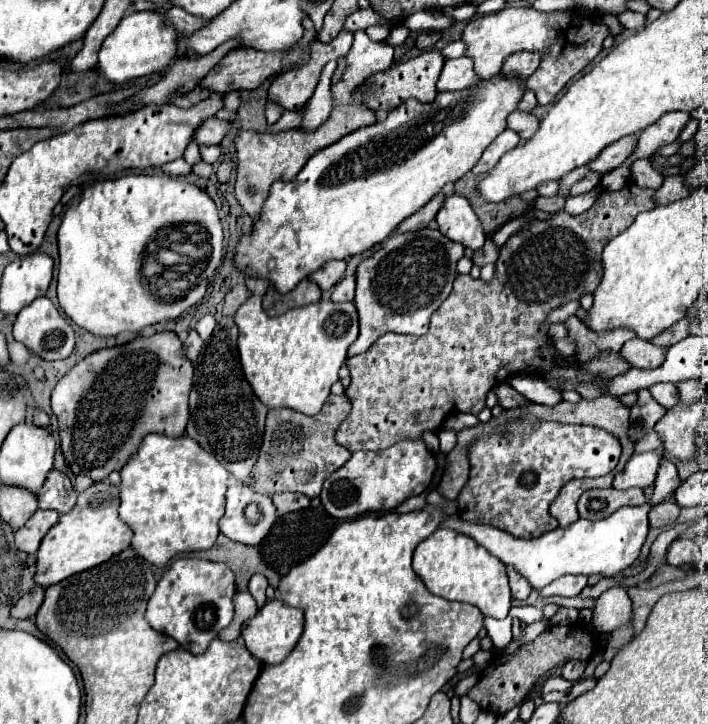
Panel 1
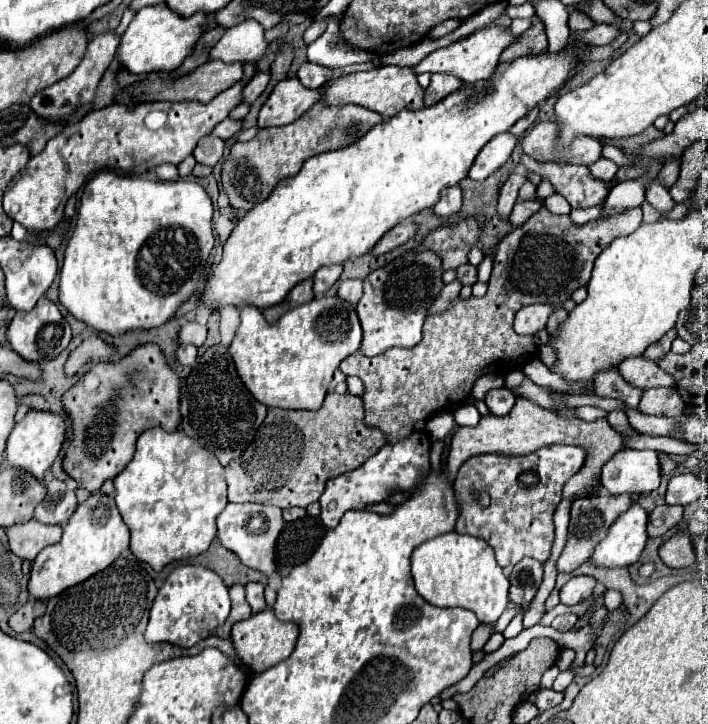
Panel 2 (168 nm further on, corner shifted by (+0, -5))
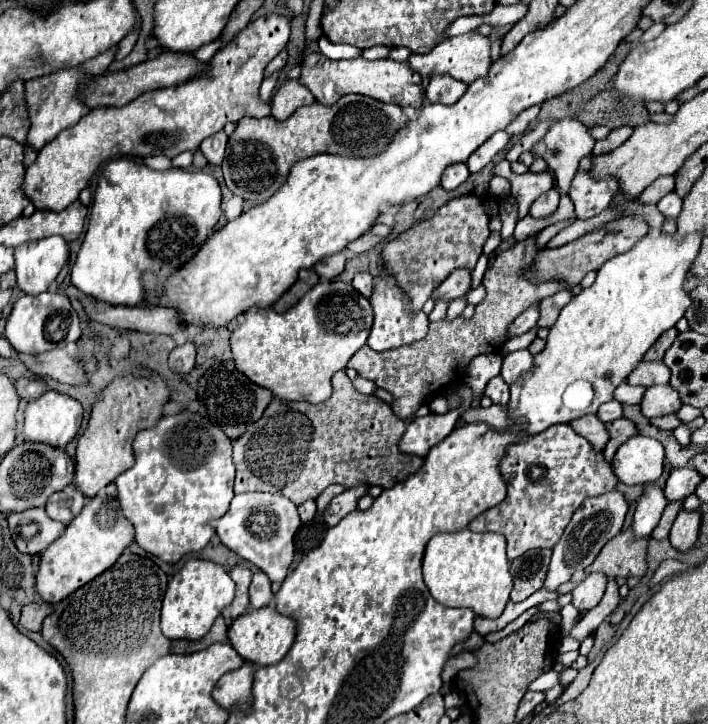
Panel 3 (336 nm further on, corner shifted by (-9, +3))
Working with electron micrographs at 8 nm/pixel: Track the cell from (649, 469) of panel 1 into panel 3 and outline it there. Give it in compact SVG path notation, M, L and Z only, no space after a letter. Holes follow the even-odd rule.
M640 434L628 438L612 458L612 470L624 484L652 484L660 478L662 468L664 446Z

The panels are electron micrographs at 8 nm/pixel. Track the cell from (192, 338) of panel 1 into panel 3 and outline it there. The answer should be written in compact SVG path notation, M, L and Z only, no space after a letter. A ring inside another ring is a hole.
M192 342L176 346L170 352L170 368L178 374L188 374L194 368L194 360L196 360L196 348Z

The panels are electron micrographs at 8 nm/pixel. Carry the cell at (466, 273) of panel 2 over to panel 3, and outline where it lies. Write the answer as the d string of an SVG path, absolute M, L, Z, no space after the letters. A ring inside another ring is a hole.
M464 268L454 270L436 290L434 290L434 298L436 300L456 300L462 298L466 292L470 290L470 272Z

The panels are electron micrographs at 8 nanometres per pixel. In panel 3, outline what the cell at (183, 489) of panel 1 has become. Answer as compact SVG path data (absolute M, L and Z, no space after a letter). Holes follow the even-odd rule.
M180 412L174 416L164 416L154 428L138 432L132 442L132 450L136 460L134 466L114 480L118 488L120 508L136 530L136 544L160 560L176 564L182 556L198 552L210 542L214 536L210 522L214 518L220 518L230 506L230 500L234 496L230 438L224 434L224 430L220 430L220 426L212 426L206 418L200 418L200 414Z

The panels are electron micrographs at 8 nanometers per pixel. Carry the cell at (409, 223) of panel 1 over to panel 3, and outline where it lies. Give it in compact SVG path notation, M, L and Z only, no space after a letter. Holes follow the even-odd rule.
M376 224L376 226L372 226L366 234L362 234L360 238L356 238L356 240L352 240L348 246L346 246L346 250L350 250L350 252L356 252L356 254L360 254L360 252L366 252L366 250L370 250L370 248L374 248L378 242L382 242L388 234L390 234L390 226L382 226L382 224Z

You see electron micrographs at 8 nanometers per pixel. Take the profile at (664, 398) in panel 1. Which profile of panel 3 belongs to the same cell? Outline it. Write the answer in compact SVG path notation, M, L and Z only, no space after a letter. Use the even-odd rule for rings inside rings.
M668 384L664 386L650 386L640 402L642 414L646 418L656 418L656 416L666 416L666 414L674 414L678 412L682 406L680 396L676 394L674 388L670 388Z

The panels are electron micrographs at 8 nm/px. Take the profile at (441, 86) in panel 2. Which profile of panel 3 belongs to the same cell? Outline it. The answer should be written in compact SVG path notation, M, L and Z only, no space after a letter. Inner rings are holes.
M434 76L426 88L426 100L432 104L454 104L468 86L452 76Z

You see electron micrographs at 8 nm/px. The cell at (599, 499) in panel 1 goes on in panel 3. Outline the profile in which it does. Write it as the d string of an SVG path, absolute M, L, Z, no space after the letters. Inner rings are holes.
M612 490L612 492L596 496L596 498L586 498L582 502L582 506L574 512L574 516L572 516L570 524L566 526L558 544L552 548L552 562L548 566L548 576L546 576L544 588L556 590L560 584L568 582L574 576L574 572L586 570L594 562L596 554L602 550L604 542L612 540L622 530L626 512L628 512L628 502L618 490Z

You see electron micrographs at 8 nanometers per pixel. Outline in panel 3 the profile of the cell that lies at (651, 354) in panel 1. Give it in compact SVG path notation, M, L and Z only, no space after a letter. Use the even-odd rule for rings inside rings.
M644 360L626 378L628 384L644 388L656 384L668 384L668 380L670 380L670 370L664 366L664 362L644 362Z

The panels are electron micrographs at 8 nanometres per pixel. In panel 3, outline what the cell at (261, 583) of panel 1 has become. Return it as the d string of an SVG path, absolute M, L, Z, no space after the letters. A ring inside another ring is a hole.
M264 572L254 574L248 594L250 594L252 608L262 608L262 606L266 606L270 602L272 590L270 590L270 580L268 580L268 576Z

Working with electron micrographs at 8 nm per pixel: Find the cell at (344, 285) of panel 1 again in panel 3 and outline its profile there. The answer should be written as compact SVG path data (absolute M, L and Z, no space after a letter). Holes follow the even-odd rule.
M360 272L360 274L354 276L352 286L354 286L364 298L370 298L370 294L372 294L372 280L374 280L374 276L372 276L370 272Z

